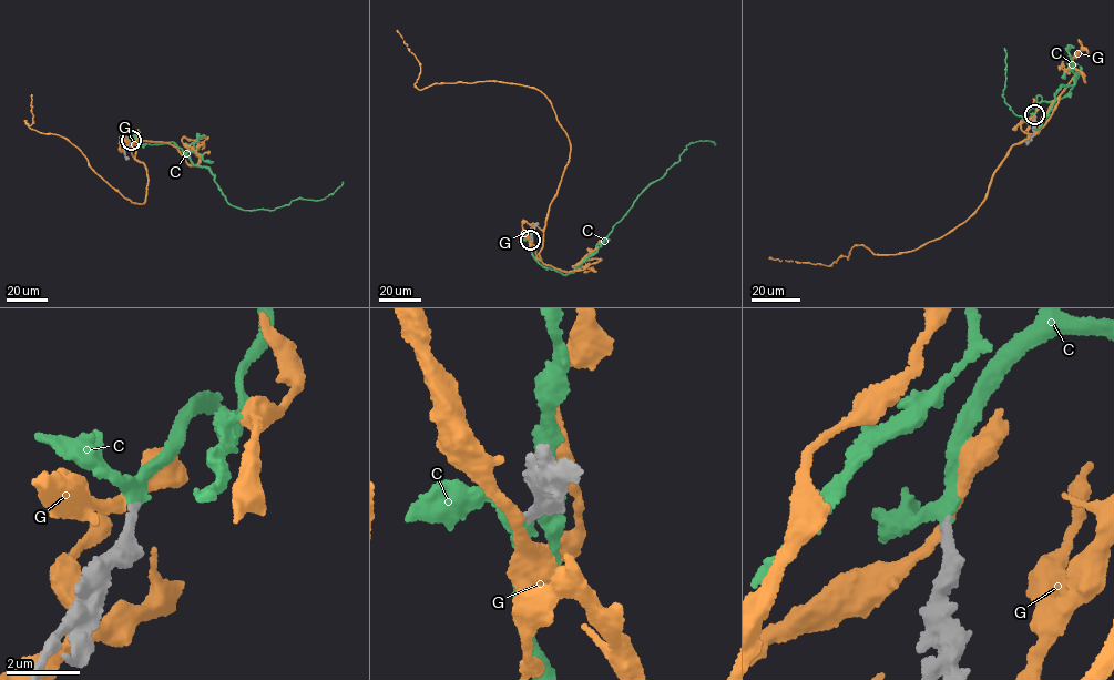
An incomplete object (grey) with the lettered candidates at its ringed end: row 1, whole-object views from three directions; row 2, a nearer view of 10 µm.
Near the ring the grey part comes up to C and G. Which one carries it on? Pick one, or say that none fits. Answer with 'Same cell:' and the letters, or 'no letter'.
Same cell: C

